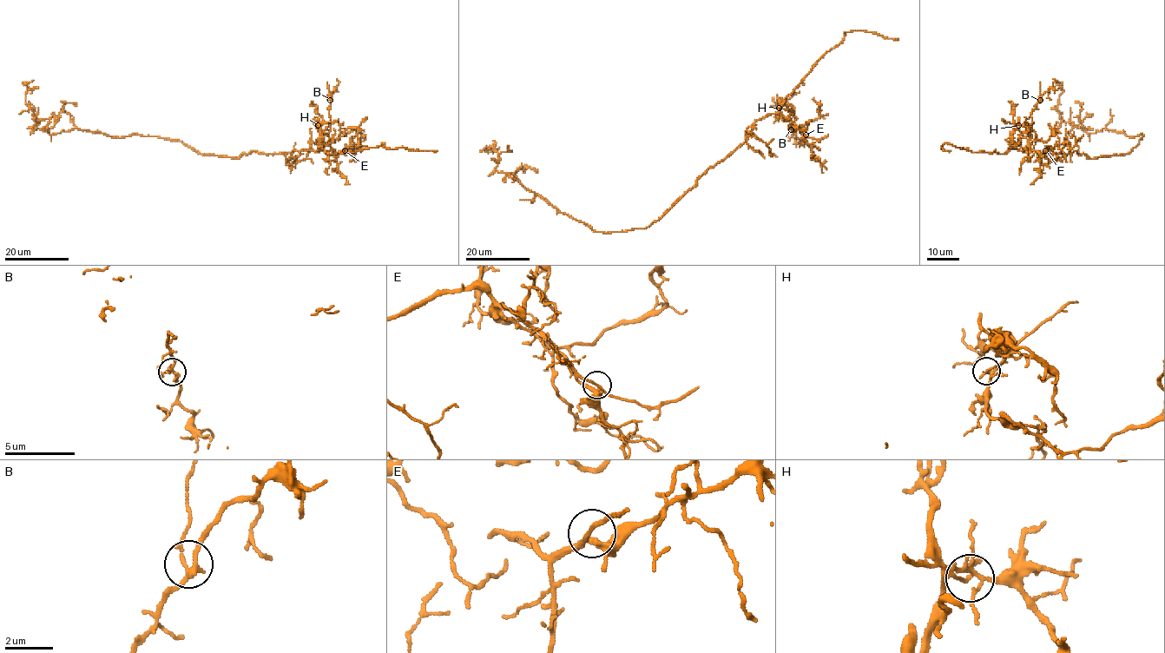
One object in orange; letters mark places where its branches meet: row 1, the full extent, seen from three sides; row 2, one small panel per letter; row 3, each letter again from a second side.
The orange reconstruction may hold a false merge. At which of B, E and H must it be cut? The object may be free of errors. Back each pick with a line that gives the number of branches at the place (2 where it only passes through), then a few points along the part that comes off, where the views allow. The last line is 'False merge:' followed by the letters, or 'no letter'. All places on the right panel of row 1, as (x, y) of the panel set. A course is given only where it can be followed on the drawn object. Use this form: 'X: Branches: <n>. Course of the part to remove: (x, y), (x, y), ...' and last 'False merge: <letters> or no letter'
H: Branches: 3. Course of the part to remove: (1018, 125), (1012, 133), (1012, 143), (1023, 148), (1029, 156), (1034, 154)
False merge: H

